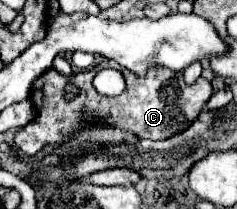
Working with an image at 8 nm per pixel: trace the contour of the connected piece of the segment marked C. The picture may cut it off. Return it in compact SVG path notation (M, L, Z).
M104 60L98 66L92 66L90 70L78 72L72 78L72 82L80 88L80 94L74 100L64 100L64 86L70 78L58 74L54 68L48 68L40 78L36 78L36 82L32 84L36 116L32 122L28 122L22 130L16 132L16 148L22 152L40 152L46 144L64 144L76 132L88 126L114 126L134 134L138 140L166 140L172 134L186 130L212 96L212 84L206 78L200 76L194 84L186 84L184 76L172 70L150 70L144 78L138 78L134 74L128 74L128 70L122 70L126 90L120 96L102 96L92 86L94 74L102 68L120 70L120 66L116 66L114 60Z

